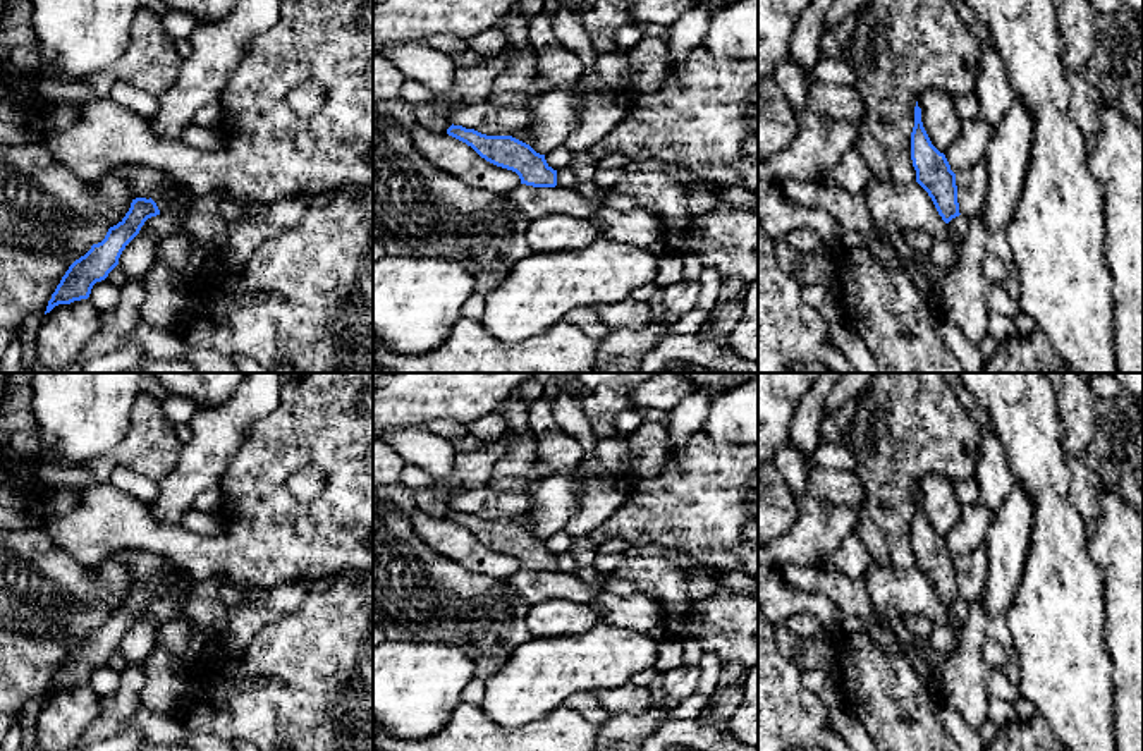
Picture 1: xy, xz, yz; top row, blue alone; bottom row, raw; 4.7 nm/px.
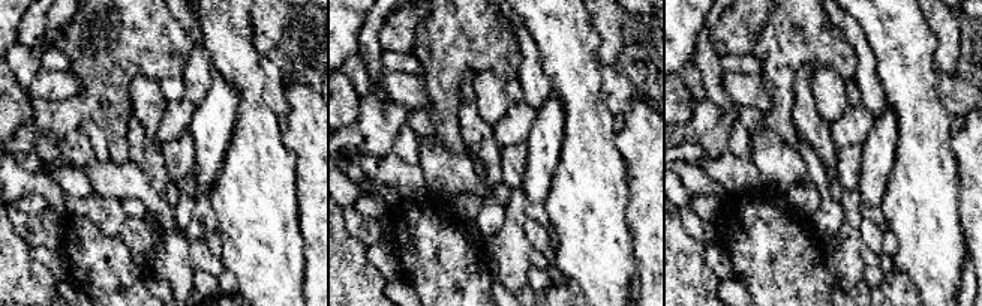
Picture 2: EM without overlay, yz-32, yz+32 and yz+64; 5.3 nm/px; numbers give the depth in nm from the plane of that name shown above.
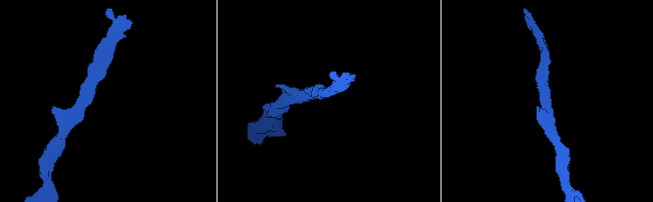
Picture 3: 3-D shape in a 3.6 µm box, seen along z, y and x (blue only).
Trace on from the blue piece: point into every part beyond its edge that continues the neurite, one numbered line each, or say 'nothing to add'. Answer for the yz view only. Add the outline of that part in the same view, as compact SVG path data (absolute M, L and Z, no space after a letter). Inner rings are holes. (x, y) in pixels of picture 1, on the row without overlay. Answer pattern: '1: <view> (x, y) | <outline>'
nothing to add

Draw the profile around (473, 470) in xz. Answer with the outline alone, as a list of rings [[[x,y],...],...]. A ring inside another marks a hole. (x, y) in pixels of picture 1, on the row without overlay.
[[[512,431],[485,445],[476,452],[455,454],[452,473],[433,478],[430,490],[413,492],[416,507],[433,517],[447,517],[452,510],[452,497],[459,490],[481,488],[492,479],[495,464],[509,454]]]

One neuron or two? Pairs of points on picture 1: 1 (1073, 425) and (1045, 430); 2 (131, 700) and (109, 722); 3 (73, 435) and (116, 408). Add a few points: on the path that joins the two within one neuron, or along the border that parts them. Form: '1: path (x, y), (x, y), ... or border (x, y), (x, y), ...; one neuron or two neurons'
1: border (1052, 390), (1057, 401), (1063, 449), (1068, 454); two neurons
2: path (126, 705), (114, 717); one neuron
3: path (83, 425), (100, 408), (105, 408); one neuron

